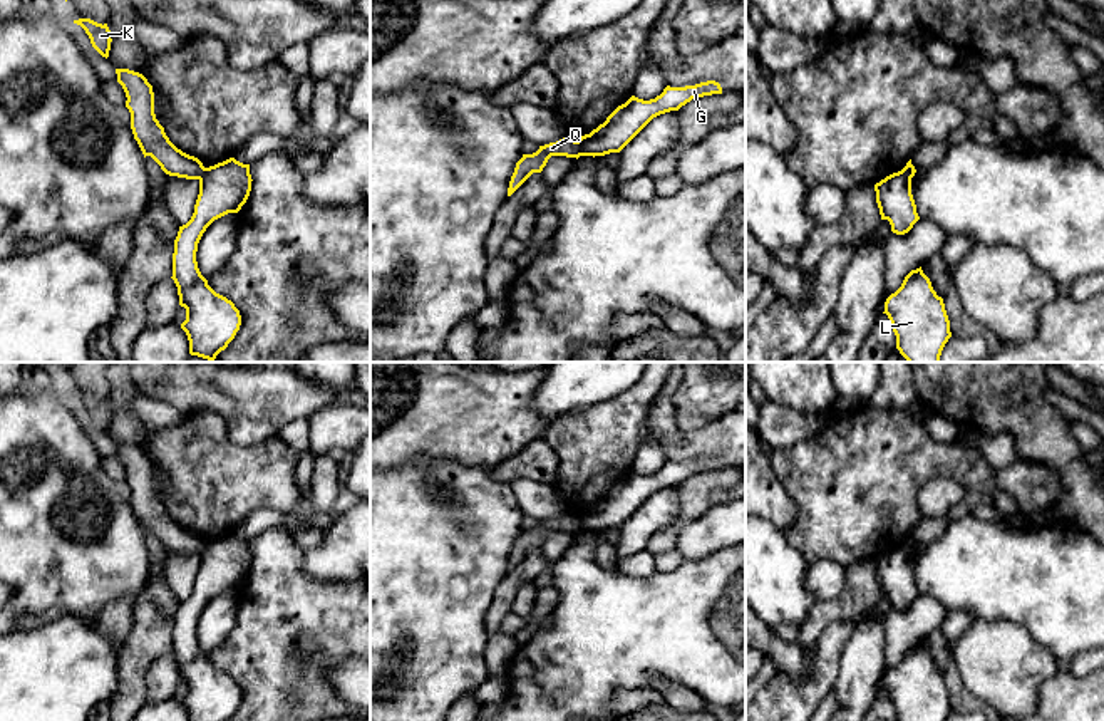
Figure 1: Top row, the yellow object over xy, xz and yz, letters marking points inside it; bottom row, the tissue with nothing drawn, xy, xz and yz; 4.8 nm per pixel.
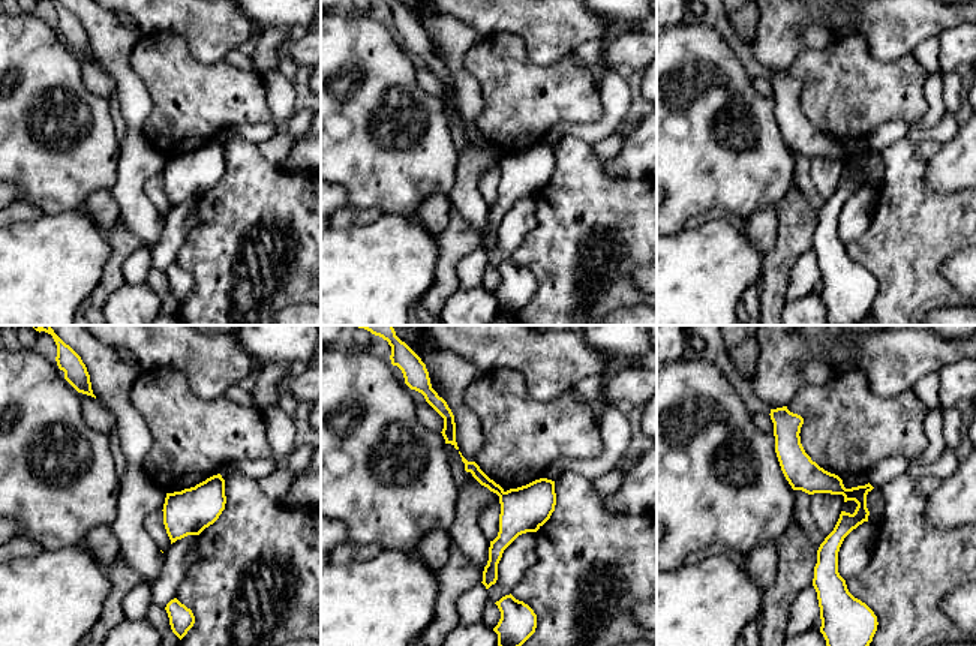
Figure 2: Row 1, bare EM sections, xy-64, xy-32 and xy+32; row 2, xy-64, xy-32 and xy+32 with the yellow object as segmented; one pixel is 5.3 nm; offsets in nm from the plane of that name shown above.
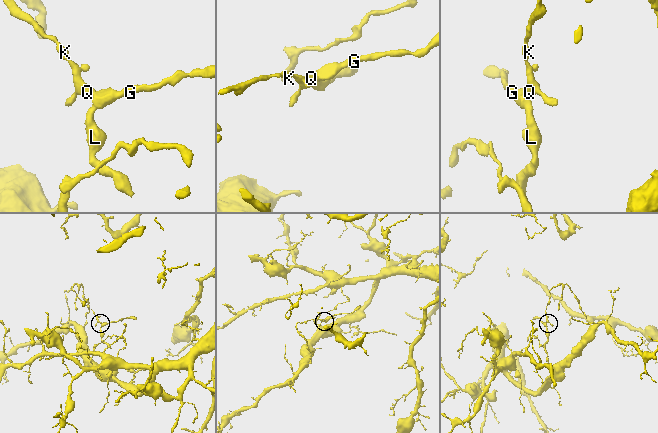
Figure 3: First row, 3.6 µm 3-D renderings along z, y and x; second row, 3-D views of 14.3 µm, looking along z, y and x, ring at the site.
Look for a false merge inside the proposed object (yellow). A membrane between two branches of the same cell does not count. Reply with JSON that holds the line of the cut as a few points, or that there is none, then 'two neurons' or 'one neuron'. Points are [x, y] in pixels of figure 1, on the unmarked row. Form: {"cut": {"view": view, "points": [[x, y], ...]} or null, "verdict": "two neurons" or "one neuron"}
{"cut": {"view": "xz", "points": [[577, 517], [582, 530]]}, "verdict": "two neurons"}

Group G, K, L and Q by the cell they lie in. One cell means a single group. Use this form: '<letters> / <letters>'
G L / K Q

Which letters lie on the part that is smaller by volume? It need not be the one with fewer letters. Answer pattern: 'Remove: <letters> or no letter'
Remove: G, L

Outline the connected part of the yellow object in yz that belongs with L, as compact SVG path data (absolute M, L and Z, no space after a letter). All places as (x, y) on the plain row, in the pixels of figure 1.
M921 642L911 646L885 677L896 721L945 721L952 713L943 674Z

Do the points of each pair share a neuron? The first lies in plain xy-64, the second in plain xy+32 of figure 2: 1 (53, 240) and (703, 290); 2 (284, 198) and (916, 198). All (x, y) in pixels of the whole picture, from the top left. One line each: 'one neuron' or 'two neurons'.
1: one neuron
2: one neuron

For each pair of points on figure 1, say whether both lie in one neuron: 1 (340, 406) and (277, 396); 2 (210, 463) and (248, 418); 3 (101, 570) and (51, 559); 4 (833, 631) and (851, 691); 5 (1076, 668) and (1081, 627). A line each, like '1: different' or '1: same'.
1: different
2: different
3: same
4: different
5: different

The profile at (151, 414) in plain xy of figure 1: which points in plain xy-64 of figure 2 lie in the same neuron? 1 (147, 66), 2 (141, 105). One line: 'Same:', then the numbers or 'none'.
Same: 2

